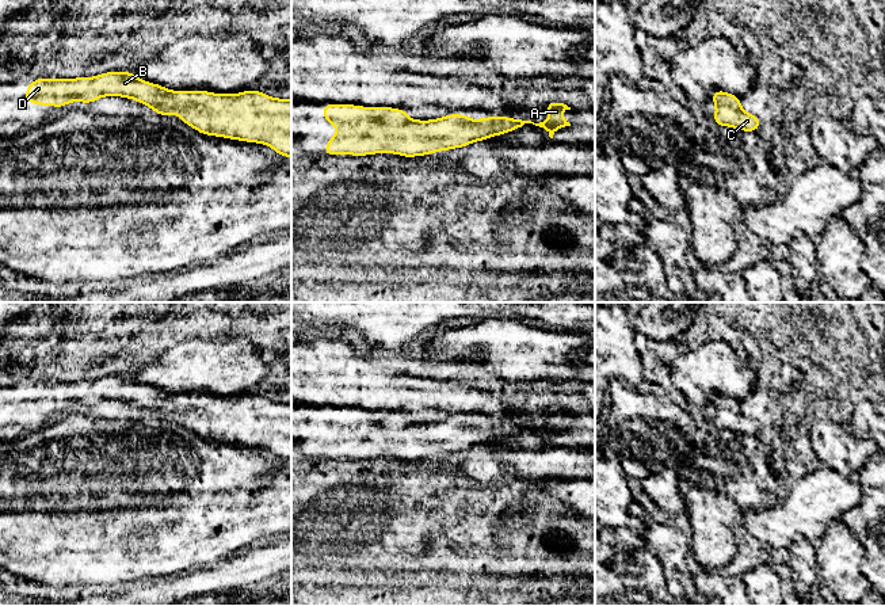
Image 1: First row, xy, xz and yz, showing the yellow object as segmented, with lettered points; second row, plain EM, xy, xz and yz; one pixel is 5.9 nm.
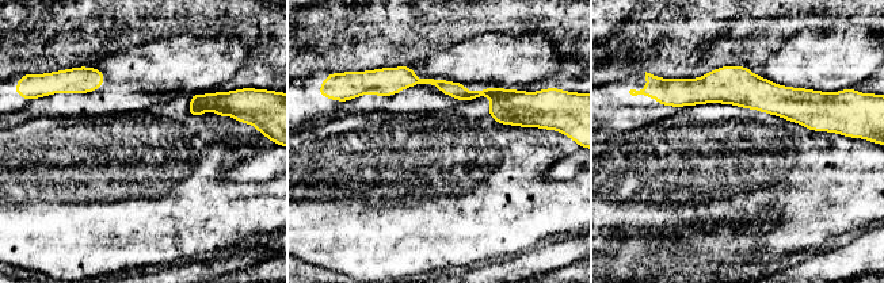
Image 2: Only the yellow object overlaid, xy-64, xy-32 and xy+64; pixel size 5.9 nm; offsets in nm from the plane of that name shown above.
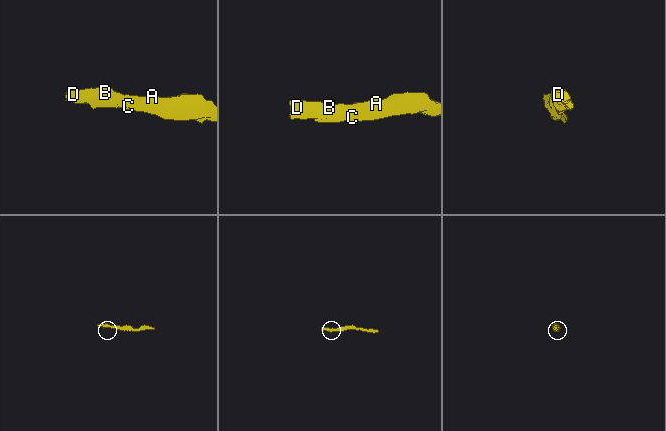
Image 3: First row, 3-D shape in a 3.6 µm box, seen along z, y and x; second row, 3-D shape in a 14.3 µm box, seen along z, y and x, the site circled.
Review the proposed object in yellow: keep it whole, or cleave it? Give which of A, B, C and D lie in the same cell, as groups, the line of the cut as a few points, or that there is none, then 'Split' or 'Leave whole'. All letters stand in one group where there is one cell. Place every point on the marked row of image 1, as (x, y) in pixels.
Groups: A B C D. No split. Leave whole

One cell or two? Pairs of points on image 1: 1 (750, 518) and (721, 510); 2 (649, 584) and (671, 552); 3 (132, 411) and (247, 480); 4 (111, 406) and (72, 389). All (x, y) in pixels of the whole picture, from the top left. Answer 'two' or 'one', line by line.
1: two
2: two
3: two
4: two

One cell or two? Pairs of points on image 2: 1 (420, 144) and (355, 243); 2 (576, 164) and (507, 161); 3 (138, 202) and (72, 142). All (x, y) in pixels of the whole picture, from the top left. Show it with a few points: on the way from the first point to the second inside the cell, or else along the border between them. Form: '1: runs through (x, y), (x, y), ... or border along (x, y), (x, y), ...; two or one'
1: runs through (420, 168), (420, 176), (380, 218); one
2: border along (564, 155), (548, 169), (547, 178), (549, 180); two
3: runs through (122, 188), (88, 159); one

